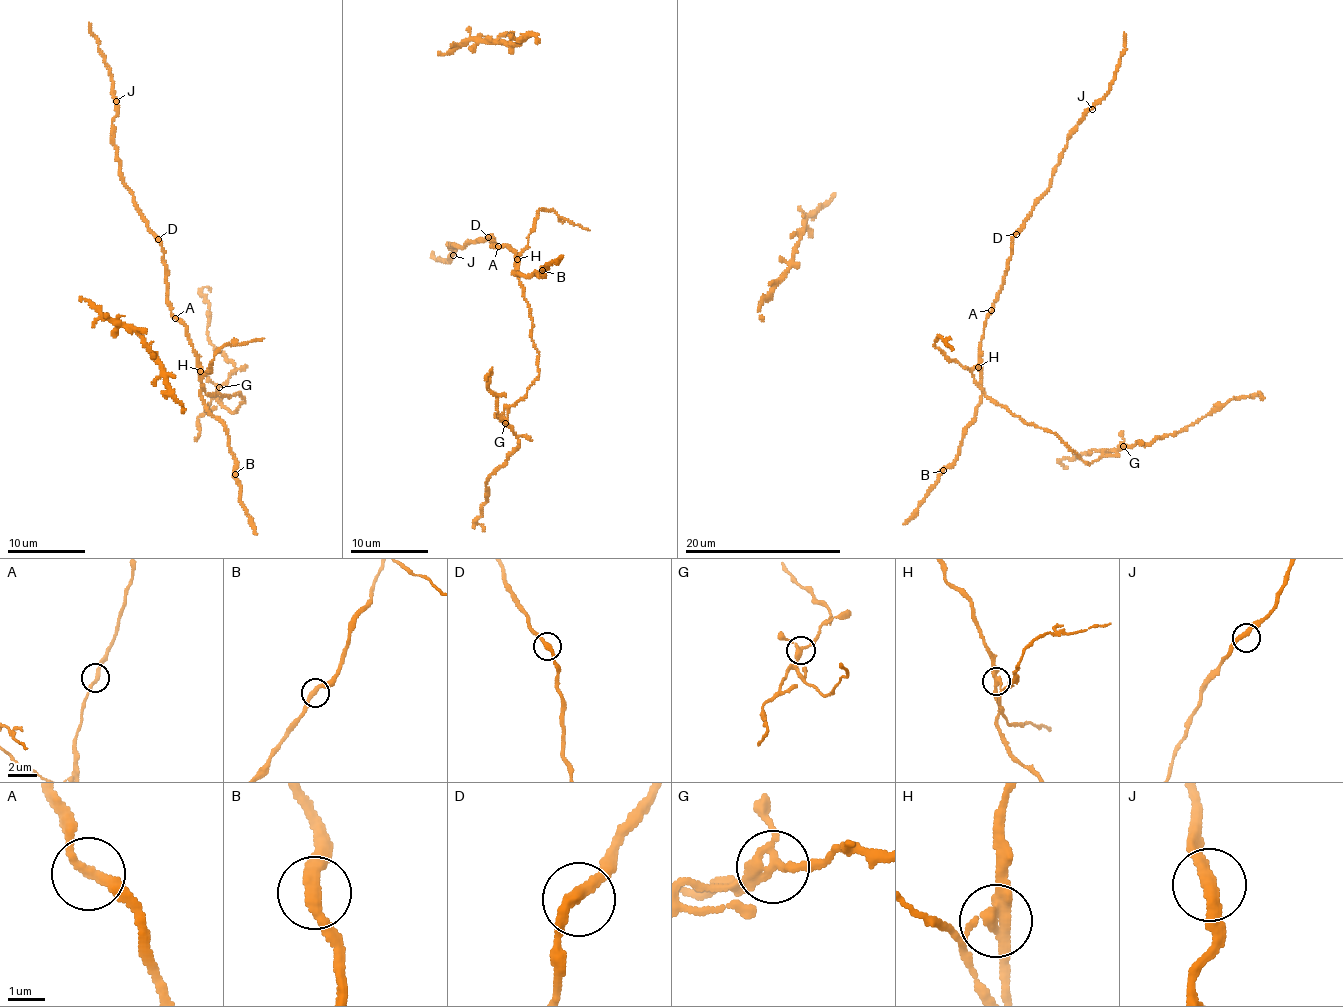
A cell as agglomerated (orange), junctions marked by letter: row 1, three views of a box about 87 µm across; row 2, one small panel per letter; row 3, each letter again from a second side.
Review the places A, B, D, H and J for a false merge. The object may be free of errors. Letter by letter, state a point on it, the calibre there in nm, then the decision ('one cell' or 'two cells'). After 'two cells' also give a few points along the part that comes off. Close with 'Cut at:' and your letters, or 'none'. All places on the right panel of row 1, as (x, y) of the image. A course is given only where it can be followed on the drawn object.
A: place (991, 310); calibre 240 nm; one cell
B: place (943, 470); calibre 360 nm; one cell
D: place (1016, 234); calibre 300 nm; one cell
H: place (978, 367); calibre 280 nm; two cells; course (978, 367), (974, 382), (987, 397), (1090, 463), (1185, 431), (1229, 401), (1259, 392), (1262, 400)
J: place (1092, 109); calibre 320 nm; one cell
Cut at: H

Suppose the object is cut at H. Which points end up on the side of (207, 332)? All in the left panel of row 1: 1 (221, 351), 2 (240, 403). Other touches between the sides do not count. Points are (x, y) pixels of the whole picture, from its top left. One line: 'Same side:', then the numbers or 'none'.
Same side: 1, 2

